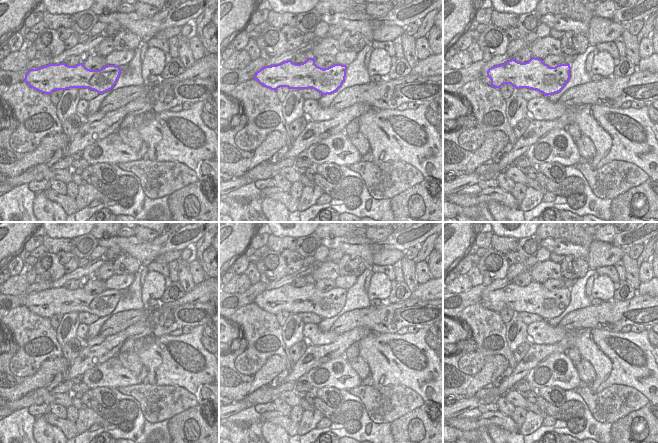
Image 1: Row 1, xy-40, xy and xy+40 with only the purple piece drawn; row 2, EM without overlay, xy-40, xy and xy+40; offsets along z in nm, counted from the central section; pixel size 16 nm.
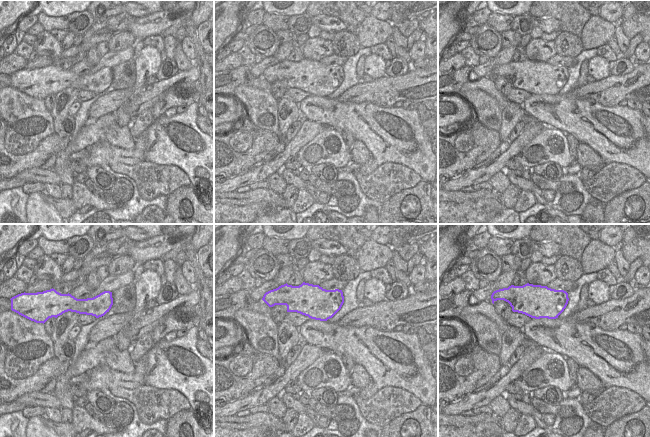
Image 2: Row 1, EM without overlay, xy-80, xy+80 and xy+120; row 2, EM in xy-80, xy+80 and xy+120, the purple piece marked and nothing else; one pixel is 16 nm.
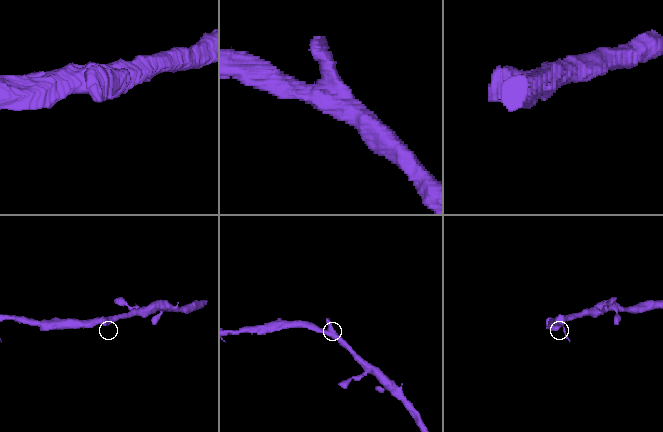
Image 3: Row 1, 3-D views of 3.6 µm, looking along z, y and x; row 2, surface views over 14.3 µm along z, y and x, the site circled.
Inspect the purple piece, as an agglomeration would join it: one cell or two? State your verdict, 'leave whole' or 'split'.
leave whole

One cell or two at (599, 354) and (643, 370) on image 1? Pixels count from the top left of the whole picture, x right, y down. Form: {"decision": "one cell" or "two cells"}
{"decision": "one cell"}

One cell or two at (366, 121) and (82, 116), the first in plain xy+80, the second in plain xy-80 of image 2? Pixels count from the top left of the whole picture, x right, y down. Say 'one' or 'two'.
two

